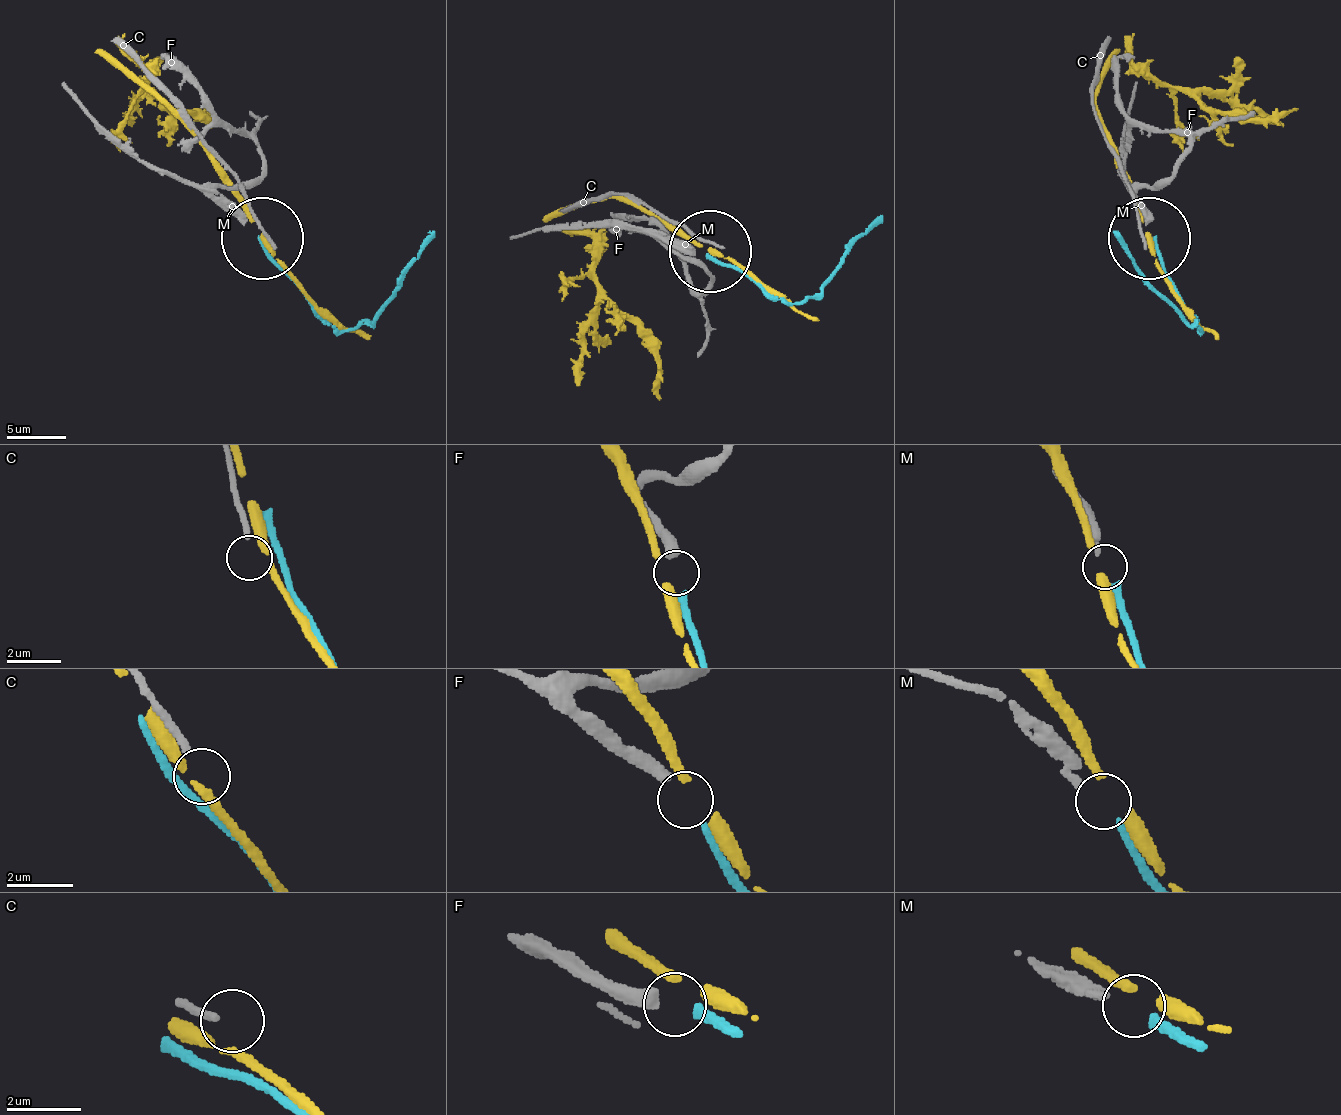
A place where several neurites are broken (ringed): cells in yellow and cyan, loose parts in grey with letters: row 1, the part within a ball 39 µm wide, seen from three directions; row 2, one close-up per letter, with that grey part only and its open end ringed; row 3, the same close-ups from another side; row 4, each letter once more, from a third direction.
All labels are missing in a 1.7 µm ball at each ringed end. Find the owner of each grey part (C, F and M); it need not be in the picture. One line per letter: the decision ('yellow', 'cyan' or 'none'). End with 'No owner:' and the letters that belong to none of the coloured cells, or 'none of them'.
C: none
F: cyan
M: none
No owner: C, M

